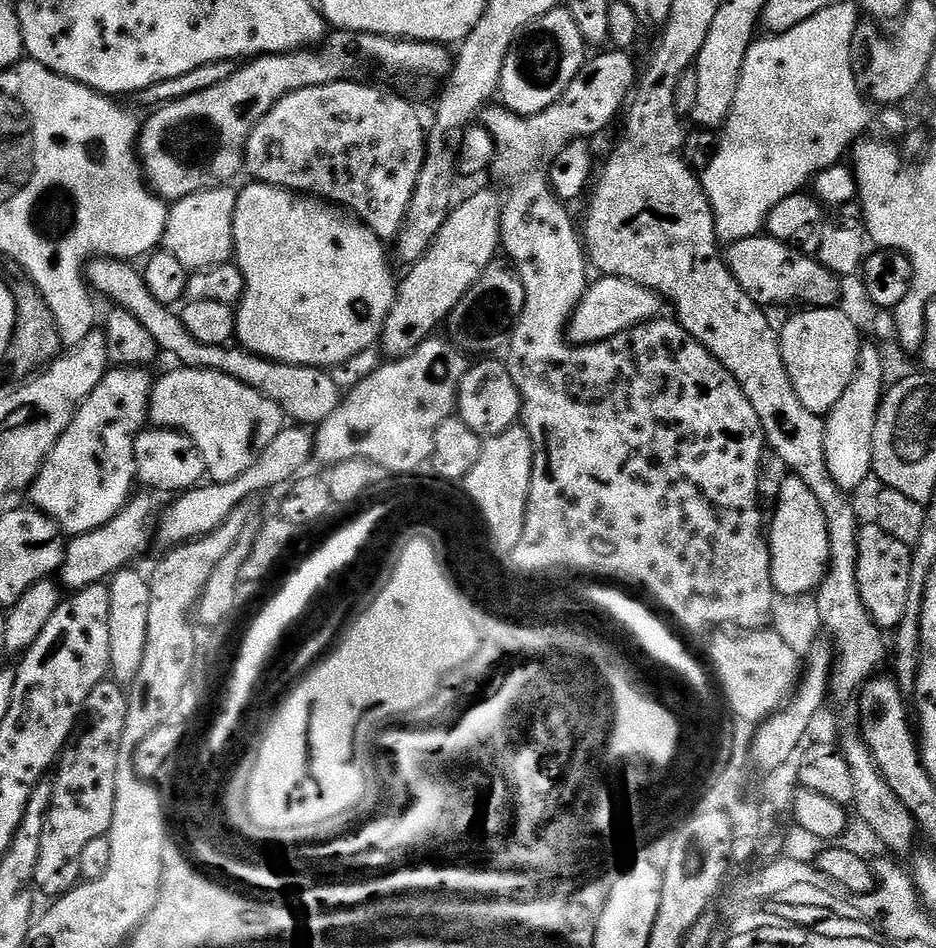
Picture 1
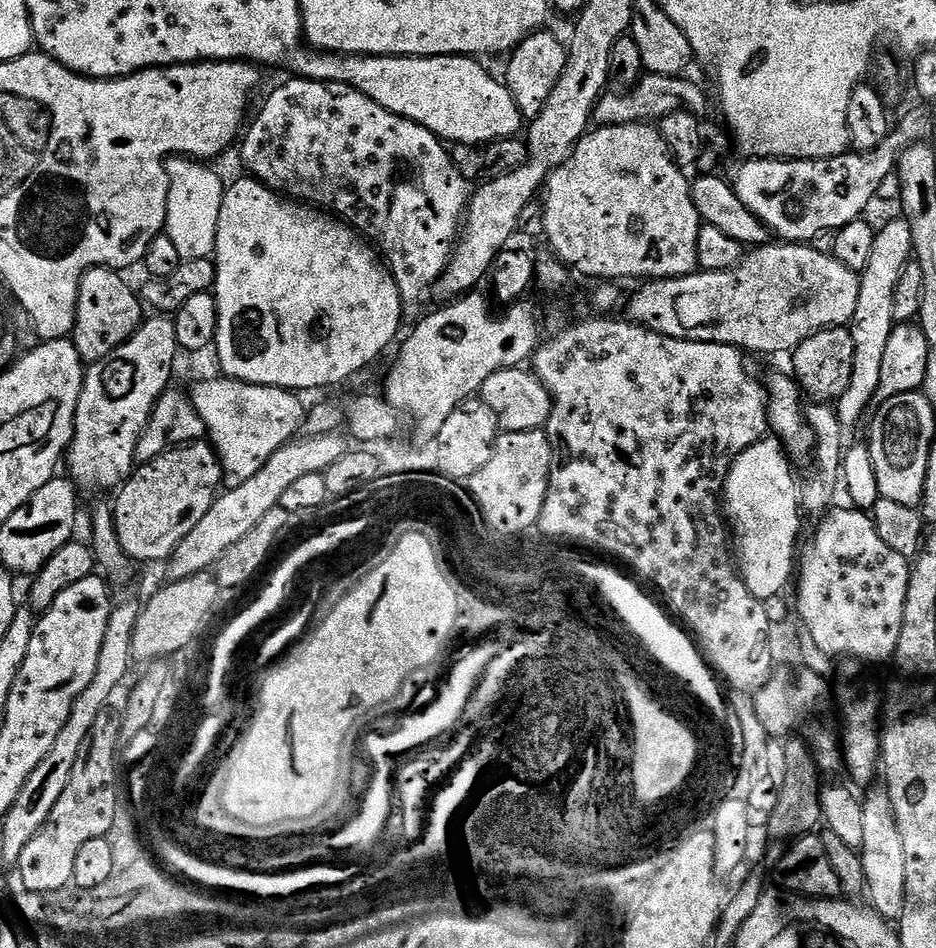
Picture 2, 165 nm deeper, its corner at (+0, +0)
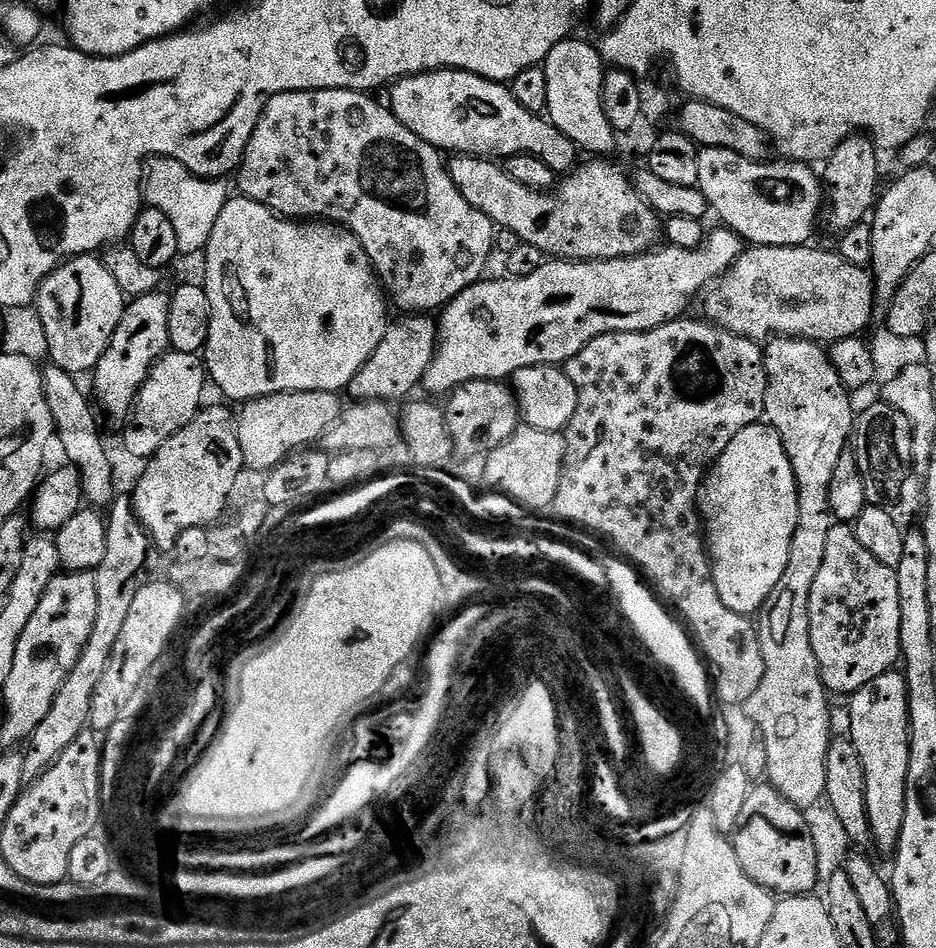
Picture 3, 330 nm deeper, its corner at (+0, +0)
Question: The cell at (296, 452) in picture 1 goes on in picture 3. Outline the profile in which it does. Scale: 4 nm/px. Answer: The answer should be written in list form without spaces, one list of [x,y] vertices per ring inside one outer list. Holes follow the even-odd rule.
[[[404,314],[399,317],[401,320],[393,319],[388,325],[386,334],[382,334],[382,342],[378,342],[378,350],[366,358],[362,370],[354,374],[354,378],[349,382],[346,389],[347,395],[352,395],[351,399],[356,402],[366,400],[383,400],[385,402],[397,402],[403,396],[411,394],[415,388],[421,387],[426,370],[436,353],[436,341],[438,339],[438,324],[431,315],[428,314]]]

